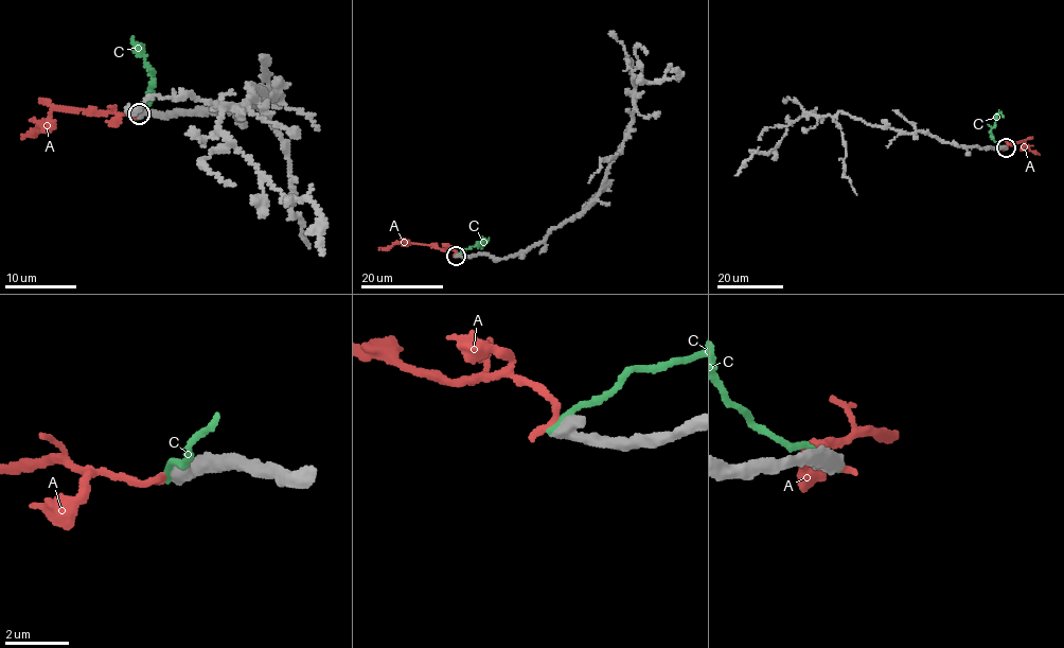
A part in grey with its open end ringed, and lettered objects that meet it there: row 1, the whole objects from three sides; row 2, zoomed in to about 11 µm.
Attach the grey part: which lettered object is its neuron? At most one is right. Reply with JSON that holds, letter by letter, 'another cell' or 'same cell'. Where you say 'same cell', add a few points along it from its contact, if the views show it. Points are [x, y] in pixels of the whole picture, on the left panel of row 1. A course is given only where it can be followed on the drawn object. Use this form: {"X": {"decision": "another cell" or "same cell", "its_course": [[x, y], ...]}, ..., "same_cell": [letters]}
{"A": {"decision": "another cell"}, "C": {"decision": "another cell"}, "same_cell": []}

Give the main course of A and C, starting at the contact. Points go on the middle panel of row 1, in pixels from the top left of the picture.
A: (457, 255), (453, 249), (397, 242), (378, 249)
C: (457, 255), (483, 243), (483, 240), (481, 248)

